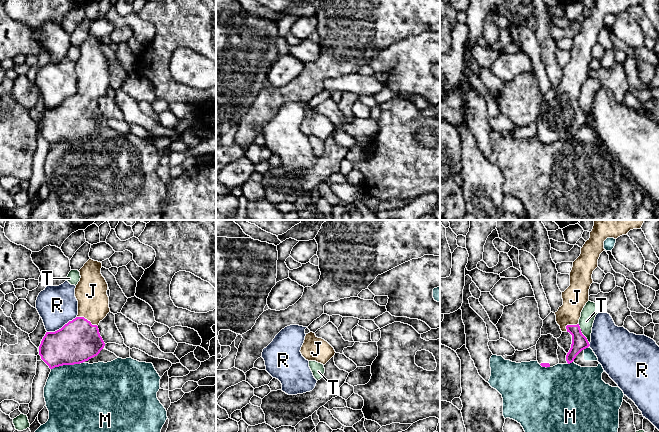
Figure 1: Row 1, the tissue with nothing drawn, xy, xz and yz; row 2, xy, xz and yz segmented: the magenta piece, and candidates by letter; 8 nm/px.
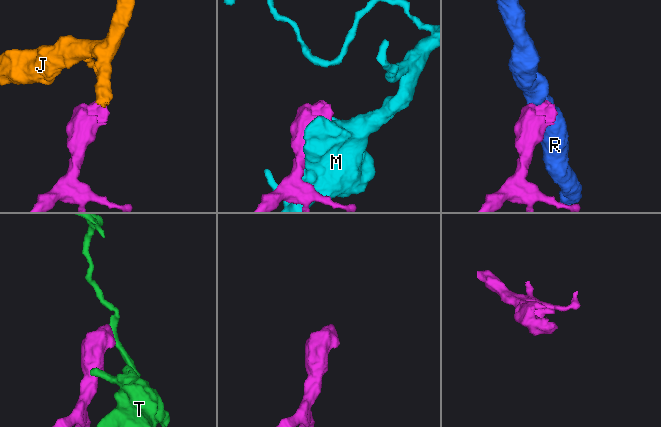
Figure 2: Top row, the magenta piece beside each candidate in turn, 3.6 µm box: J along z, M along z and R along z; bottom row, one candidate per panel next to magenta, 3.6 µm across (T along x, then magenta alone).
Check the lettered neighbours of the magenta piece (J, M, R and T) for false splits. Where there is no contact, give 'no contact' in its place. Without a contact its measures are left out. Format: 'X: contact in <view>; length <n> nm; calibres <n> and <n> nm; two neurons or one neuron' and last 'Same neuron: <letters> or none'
J: contact in xy; length 190 nm; calibres 340 and 260 nm; one neuron
M: contact in xy; length 240 nm; calibres 340 and 460 nm; two neurons
R: contact in xy; length 280 nm; calibres 340 and 320 nm; two neurons
T: contact in yz; length 190 nm; calibres 130 and 120 nm; two neurons
Same neuron: J

